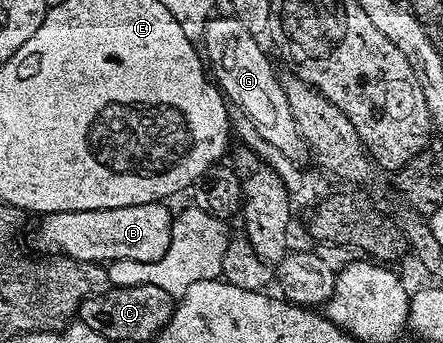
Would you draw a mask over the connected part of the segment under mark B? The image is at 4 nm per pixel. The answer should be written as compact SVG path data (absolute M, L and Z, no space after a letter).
M163 202L146 205L126 205L122 209L90 209L89 211L59 211L53 215L43 216L40 222L40 247L48 253L77 259L83 263L109 264L114 261L138 261L149 263L158 261L170 249L172 236L173 212L168 212Z

